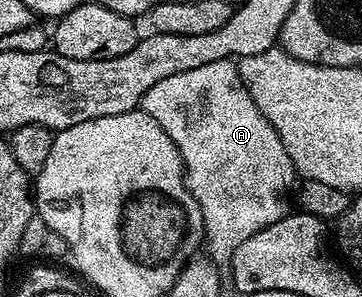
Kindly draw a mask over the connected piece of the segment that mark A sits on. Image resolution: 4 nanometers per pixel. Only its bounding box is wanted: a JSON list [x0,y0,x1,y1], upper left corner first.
[139,60,298,263]

